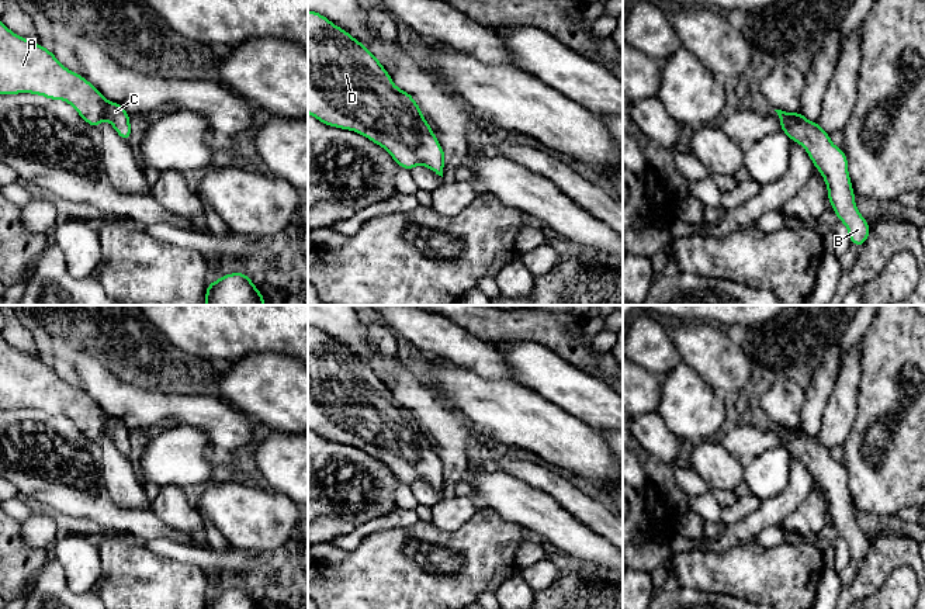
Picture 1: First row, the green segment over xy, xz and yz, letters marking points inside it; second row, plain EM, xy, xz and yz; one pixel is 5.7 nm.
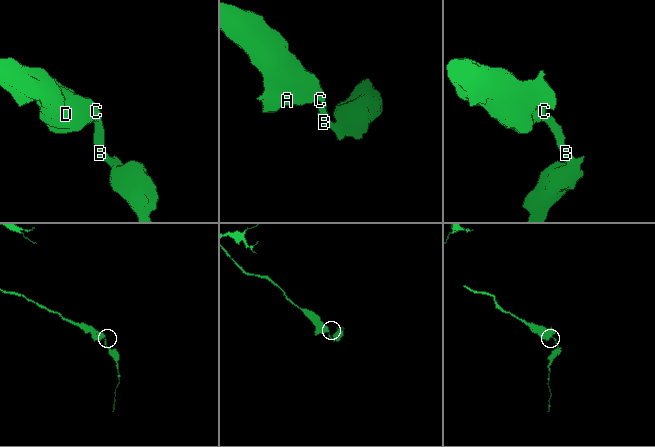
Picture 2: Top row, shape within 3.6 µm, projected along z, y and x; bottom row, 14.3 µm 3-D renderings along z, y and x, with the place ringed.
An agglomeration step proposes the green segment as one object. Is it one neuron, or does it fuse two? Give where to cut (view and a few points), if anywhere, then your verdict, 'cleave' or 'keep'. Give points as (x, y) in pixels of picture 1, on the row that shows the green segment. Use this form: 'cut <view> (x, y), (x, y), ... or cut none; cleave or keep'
cut none; keep

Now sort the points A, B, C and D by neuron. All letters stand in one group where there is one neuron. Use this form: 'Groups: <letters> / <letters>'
Groups: A B C D

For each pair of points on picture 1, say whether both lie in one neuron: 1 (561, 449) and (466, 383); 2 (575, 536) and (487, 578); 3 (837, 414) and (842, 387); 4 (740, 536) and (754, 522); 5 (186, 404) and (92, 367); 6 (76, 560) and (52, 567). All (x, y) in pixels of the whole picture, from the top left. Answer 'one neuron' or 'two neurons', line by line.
1: one neuron
2: two neurons
3: one neuron
4: one neuron
5: one neuron
6: two neurons

